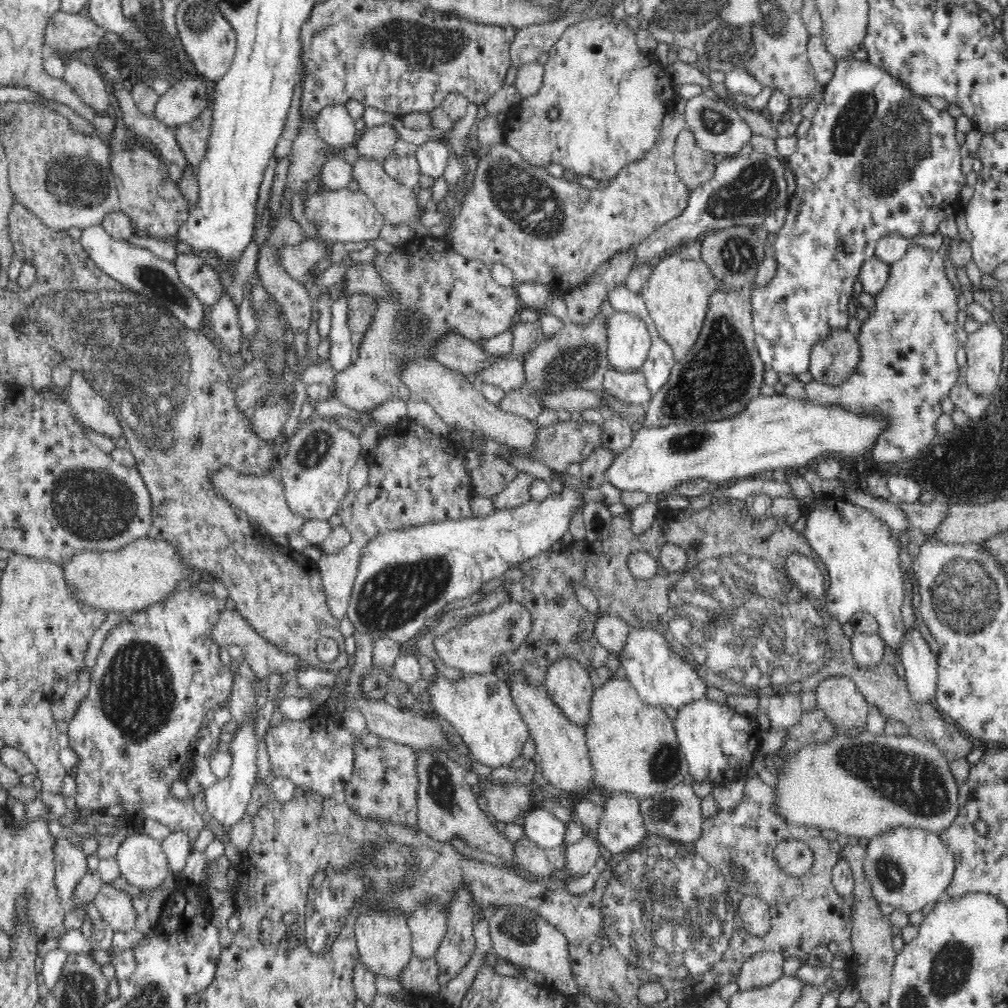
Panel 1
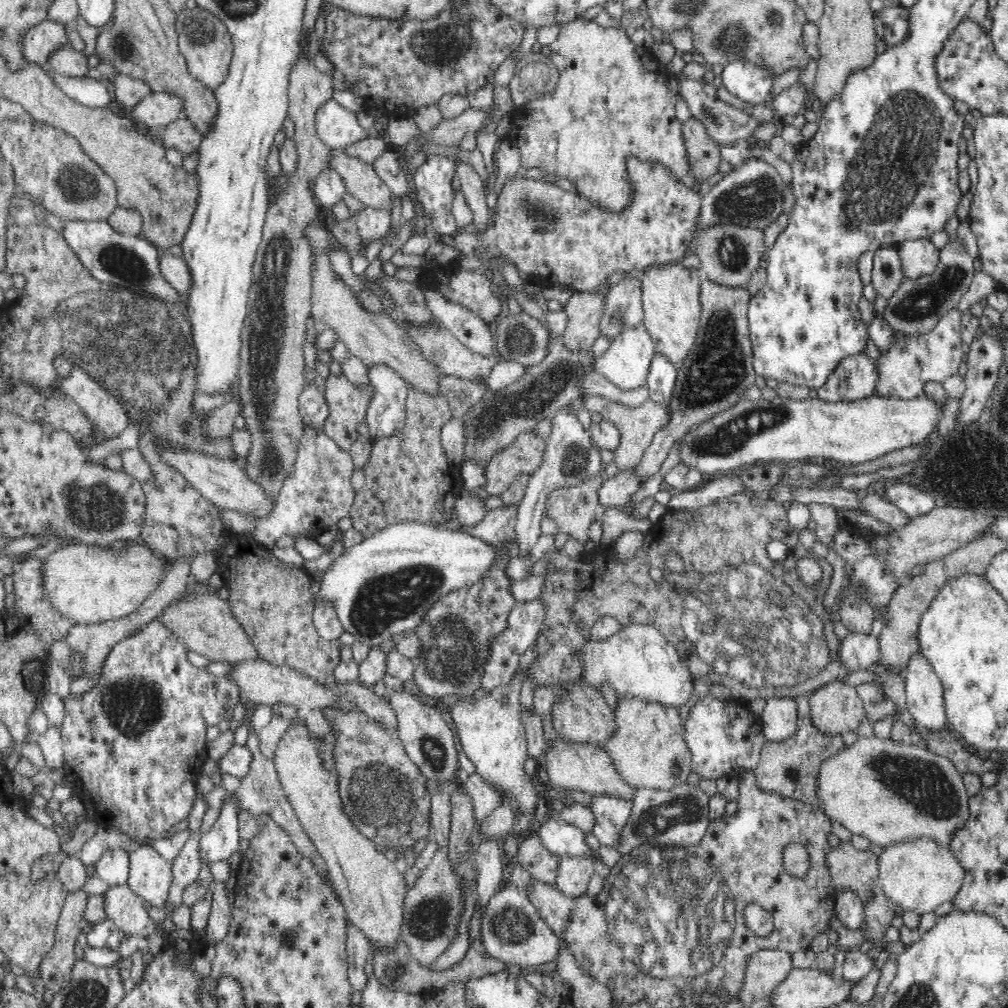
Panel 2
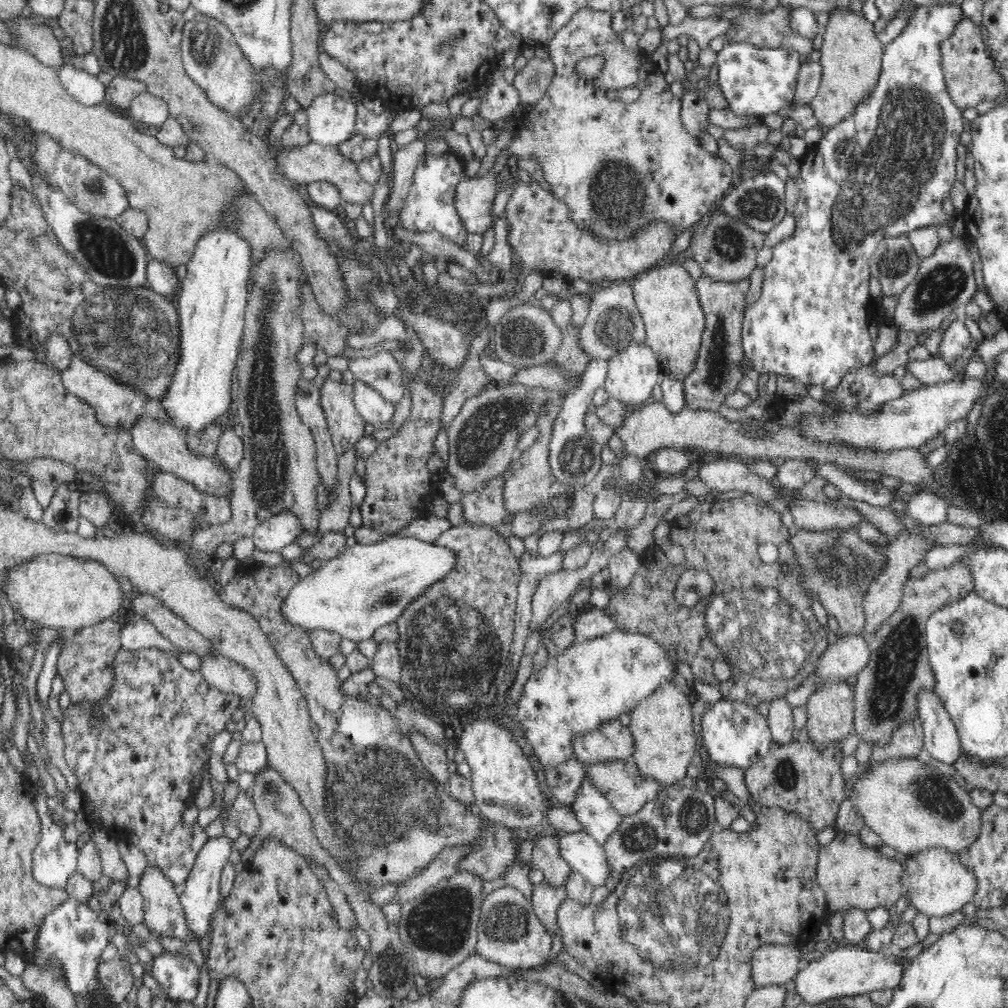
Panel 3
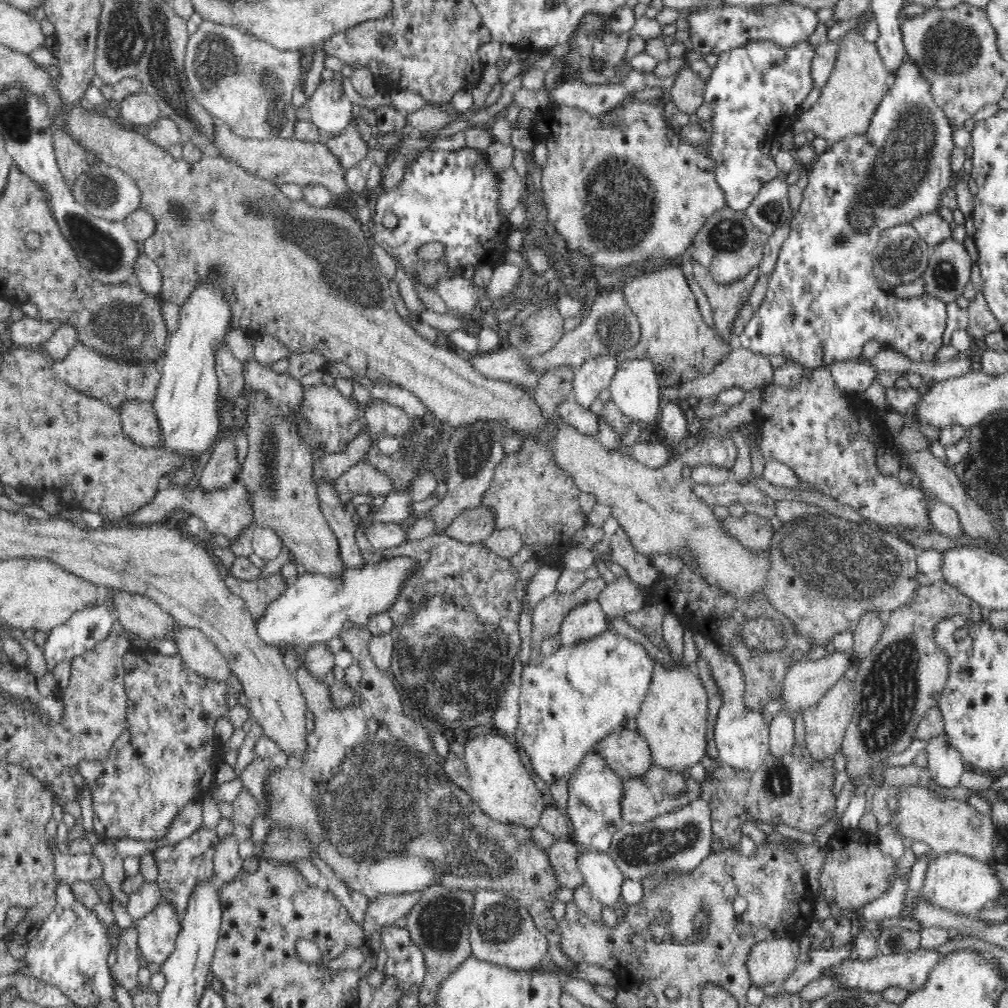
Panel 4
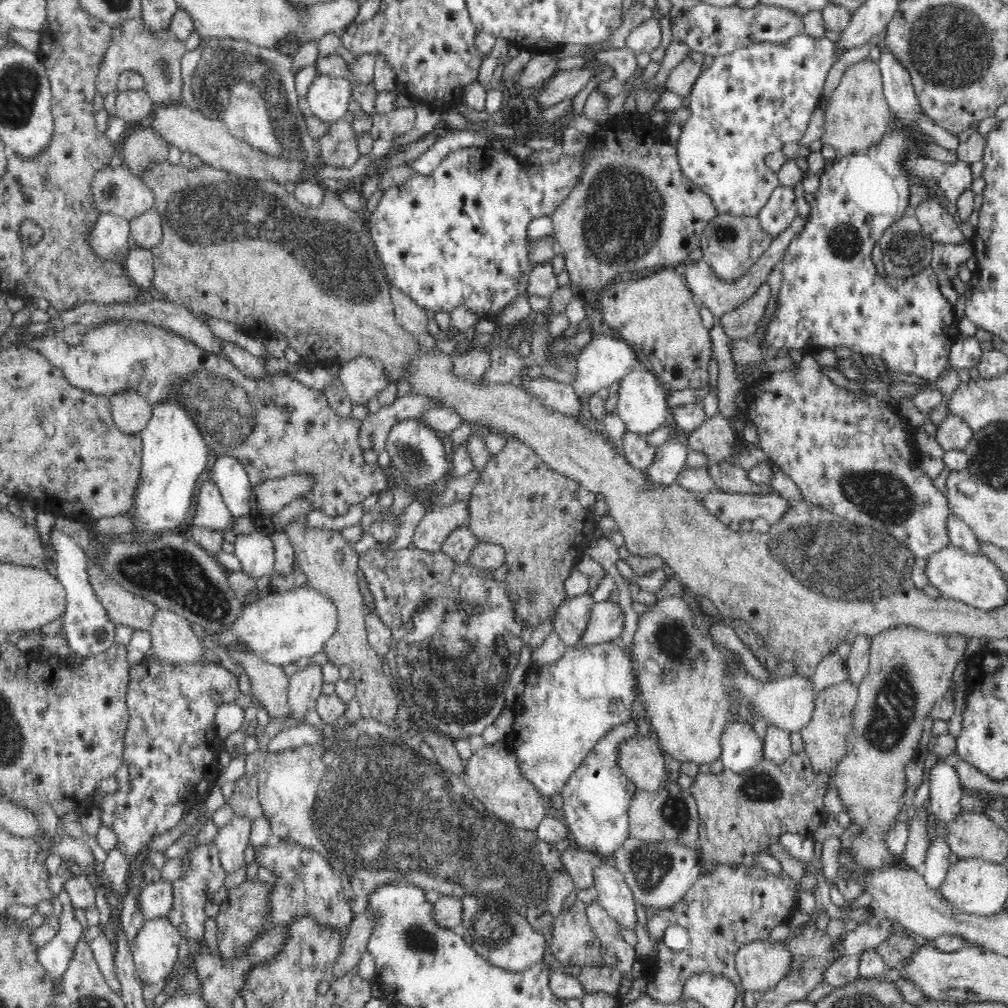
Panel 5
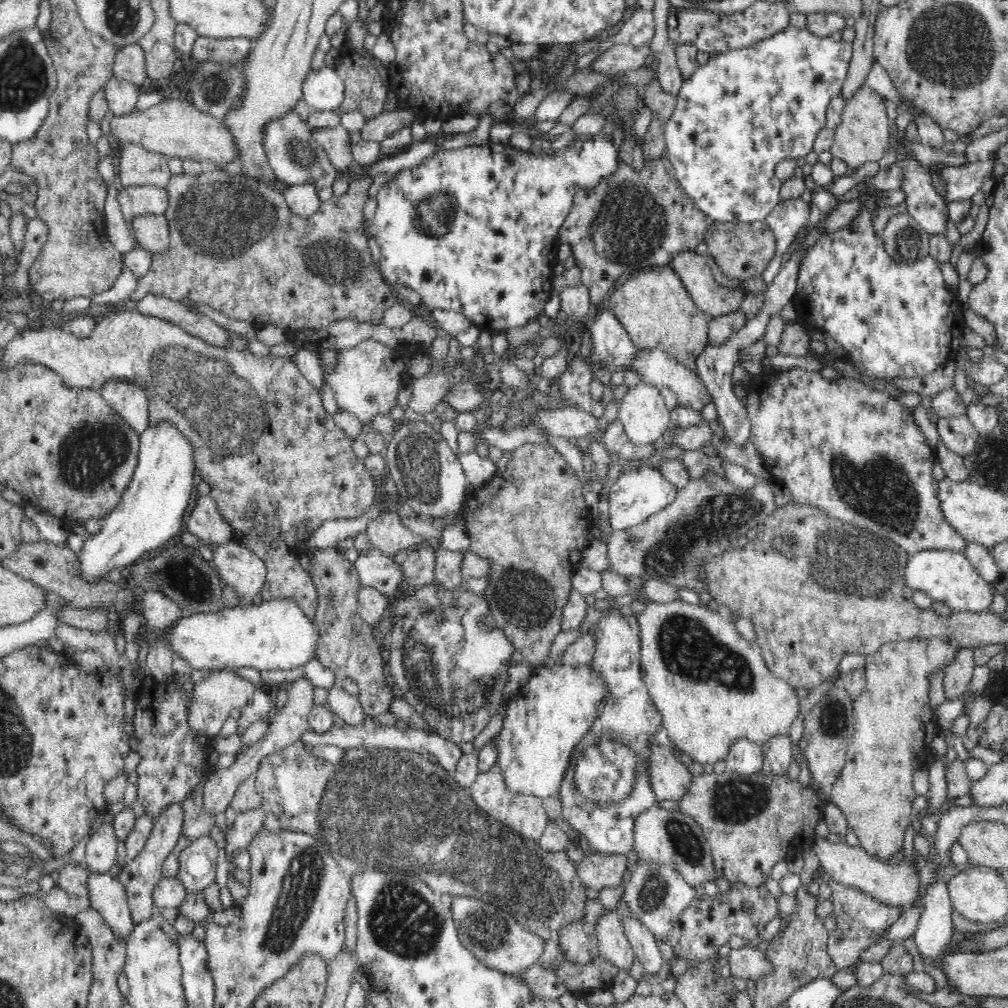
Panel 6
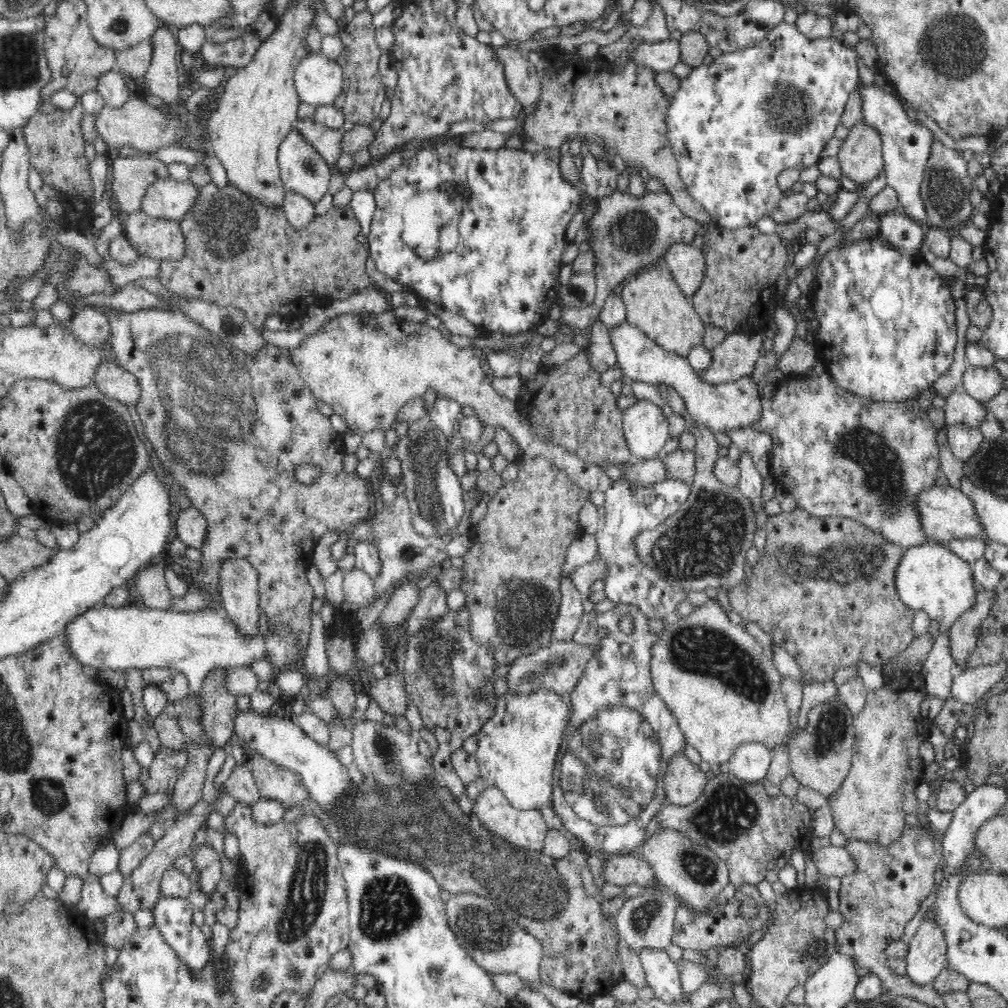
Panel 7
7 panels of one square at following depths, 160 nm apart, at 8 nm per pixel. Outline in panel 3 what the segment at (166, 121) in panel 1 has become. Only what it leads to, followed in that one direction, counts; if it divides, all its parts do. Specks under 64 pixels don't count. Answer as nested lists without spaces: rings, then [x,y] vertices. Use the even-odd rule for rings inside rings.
[[[147,91],[137,94],[128,106],[128,116],[144,124],[154,124],[159,127],[169,117],[166,102]]]

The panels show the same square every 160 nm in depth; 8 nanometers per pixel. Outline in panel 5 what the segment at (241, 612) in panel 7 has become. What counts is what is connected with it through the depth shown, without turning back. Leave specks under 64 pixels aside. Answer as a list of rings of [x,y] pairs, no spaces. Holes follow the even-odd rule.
[[[263,532],[238,534],[235,539],[233,555],[241,564],[241,571],[249,578],[258,580],[272,575],[274,571],[274,544],[270,536]]]

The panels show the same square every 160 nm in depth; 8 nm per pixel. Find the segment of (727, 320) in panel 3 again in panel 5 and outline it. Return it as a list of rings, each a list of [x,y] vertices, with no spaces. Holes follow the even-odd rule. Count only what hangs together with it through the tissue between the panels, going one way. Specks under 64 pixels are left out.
[[[801,216],[796,217],[796,220],[790,224],[790,228],[782,231],[782,234],[775,236],[770,240],[768,248],[762,253],[762,256],[750,267],[748,273],[737,280],[724,281],[716,277],[715,272],[710,268],[709,264],[704,260],[689,260],[682,262],[683,279],[687,284],[691,294],[698,302],[702,304],[713,314],[715,318],[721,317],[728,311],[734,310],[736,307],[742,306],[743,302],[752,297],[759,287],[762,286],[764,280],[768,277],[768,272],[774,267],[780,265],[781,260],[787,251],[787,246],[793,241],[795,236],[798,236],[803,228],[806,227],[807,219]]]

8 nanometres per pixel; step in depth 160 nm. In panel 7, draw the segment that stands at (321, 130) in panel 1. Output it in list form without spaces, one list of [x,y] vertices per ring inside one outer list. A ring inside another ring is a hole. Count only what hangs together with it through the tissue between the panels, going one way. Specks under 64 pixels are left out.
[[[321,50],[306,54],[293,77],[301,102],[315,107],[333,105],[342,92],[343,68]]]

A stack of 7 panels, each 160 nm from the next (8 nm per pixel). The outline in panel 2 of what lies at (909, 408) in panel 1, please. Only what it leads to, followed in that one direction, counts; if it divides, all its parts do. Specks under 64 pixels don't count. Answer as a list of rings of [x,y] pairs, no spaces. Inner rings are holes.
[[[918,238],[898,244],[906,279],[916,279],[934,272],[939,250],[930,238]],[[957,310],[942,315],[935,327],[926,334],[897,334],[897,341],[889,351],[884,351],[877,360],[879,381],[875,394],[882,398],[906,399],[921,397],[924,382],[943,382],[946,378],[962,369],[962,335],[960,317]]]

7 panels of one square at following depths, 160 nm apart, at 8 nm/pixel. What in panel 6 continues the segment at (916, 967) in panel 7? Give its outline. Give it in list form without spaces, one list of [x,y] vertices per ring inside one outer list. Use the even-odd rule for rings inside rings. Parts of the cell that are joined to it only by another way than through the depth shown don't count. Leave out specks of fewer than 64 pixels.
[[[946,882],[932,883],[925,897],[923,914],[917,922],[913,938],[921,960],[928,958],[931,961],[923,961],[927,970],[933,958],[940,958],[951,951],[949,944],[955,930],[950,918],[952,902]]]

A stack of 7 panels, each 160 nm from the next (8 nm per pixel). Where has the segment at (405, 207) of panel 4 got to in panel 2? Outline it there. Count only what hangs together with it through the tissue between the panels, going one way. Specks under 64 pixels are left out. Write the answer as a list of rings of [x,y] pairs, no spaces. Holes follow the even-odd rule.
[[[431,156],[414,172],[414,191],[416,191],[416,203],[420,203],[422,216],[432,216],[432,227],[440,237],[454,236],[459,228],[452,215],[452,204],[455,192],[453,191],[453,178],[456,173],[456,163],[450,162],[440,156]]]

